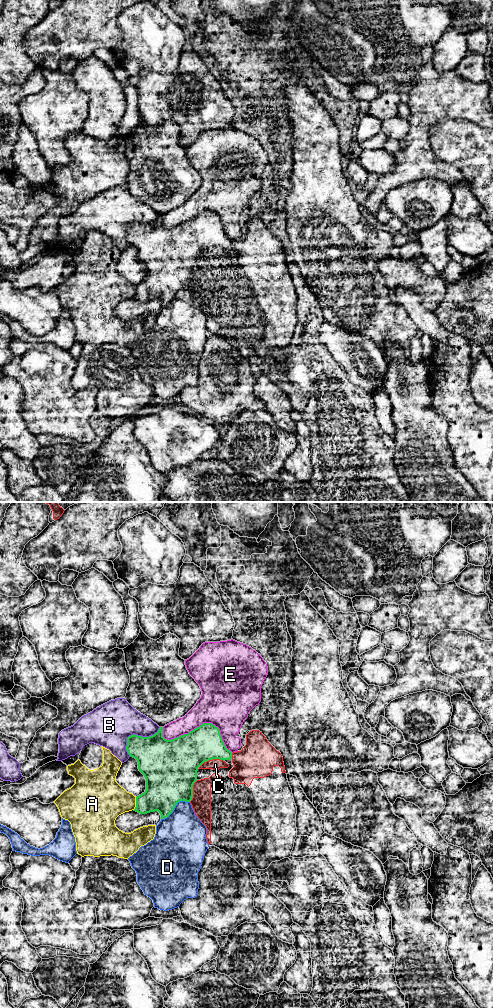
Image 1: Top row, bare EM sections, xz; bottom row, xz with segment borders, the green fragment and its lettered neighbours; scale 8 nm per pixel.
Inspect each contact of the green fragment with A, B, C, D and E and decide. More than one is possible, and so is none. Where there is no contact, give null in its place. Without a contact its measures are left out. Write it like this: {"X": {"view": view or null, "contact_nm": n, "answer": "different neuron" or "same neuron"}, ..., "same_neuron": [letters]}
{"A": {"view": "xz", "contact_nm": 110, "answer": "different neuron"}, "B": {"view": "xz", "contact_nm": 340, "answer": "different neuron"}, "C": {"view": "xz", "contact_nm": 220, "answer": "different neuron"}, "D": {"view": "xz", "contact_nm": 280, "answer": "different neuron"}, "E": {"view": "xz", "contact_nm": 600, "answer": "different neuron"}, "same_neuron": []}

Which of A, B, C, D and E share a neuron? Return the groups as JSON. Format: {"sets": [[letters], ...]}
{"sets": [["A"], ["B"], ["C"], ["D"], ["E"]]}

